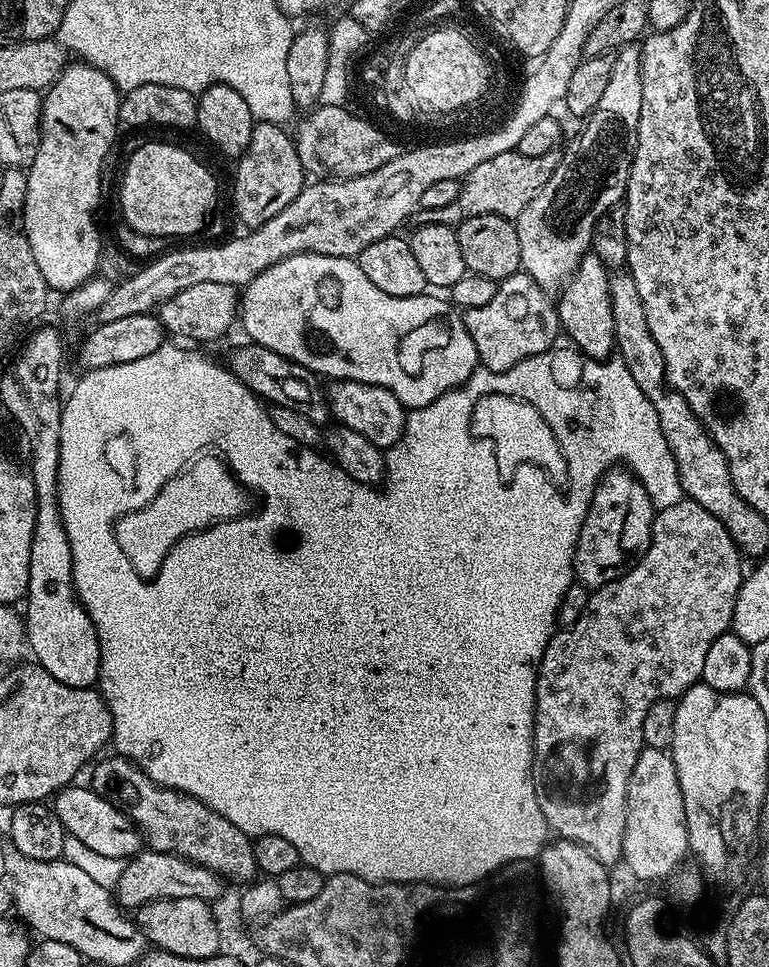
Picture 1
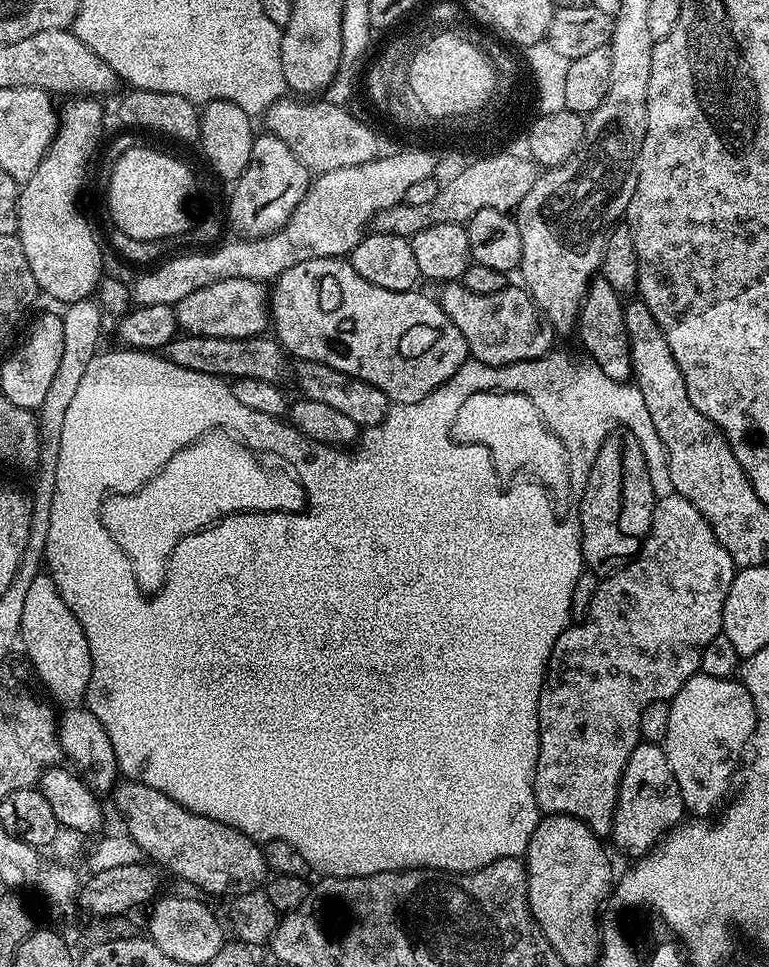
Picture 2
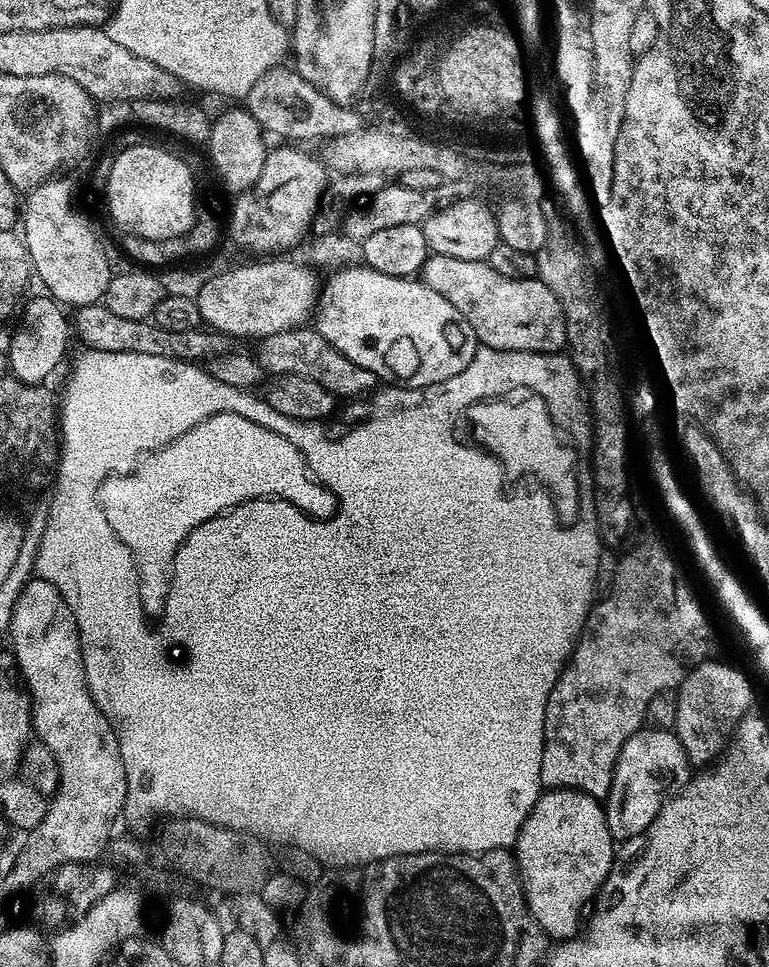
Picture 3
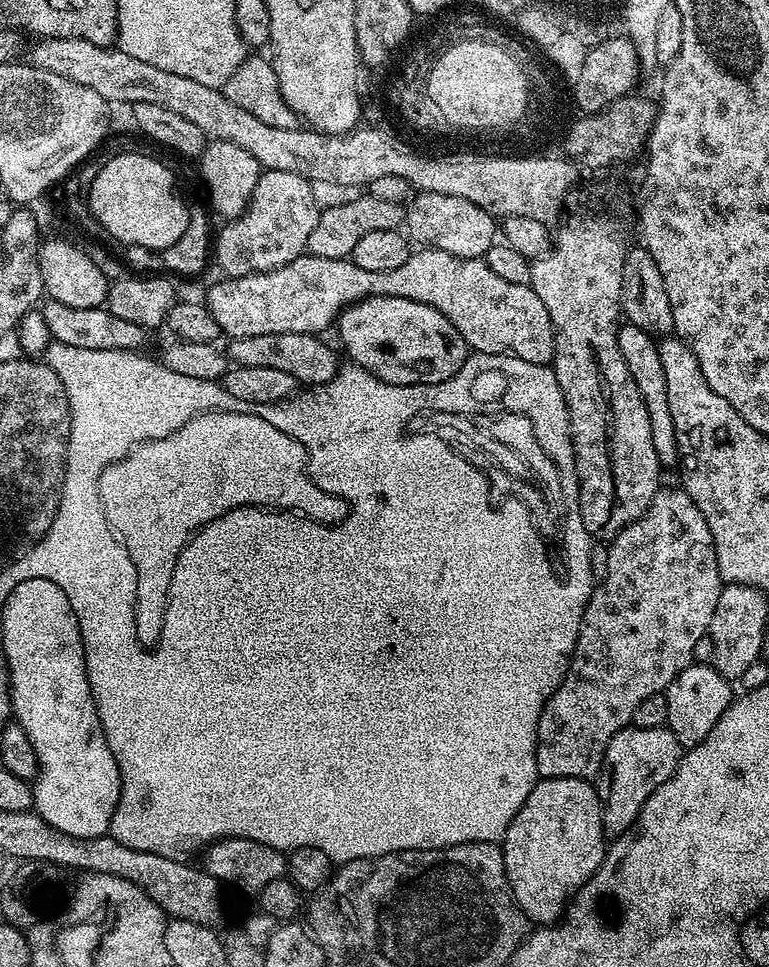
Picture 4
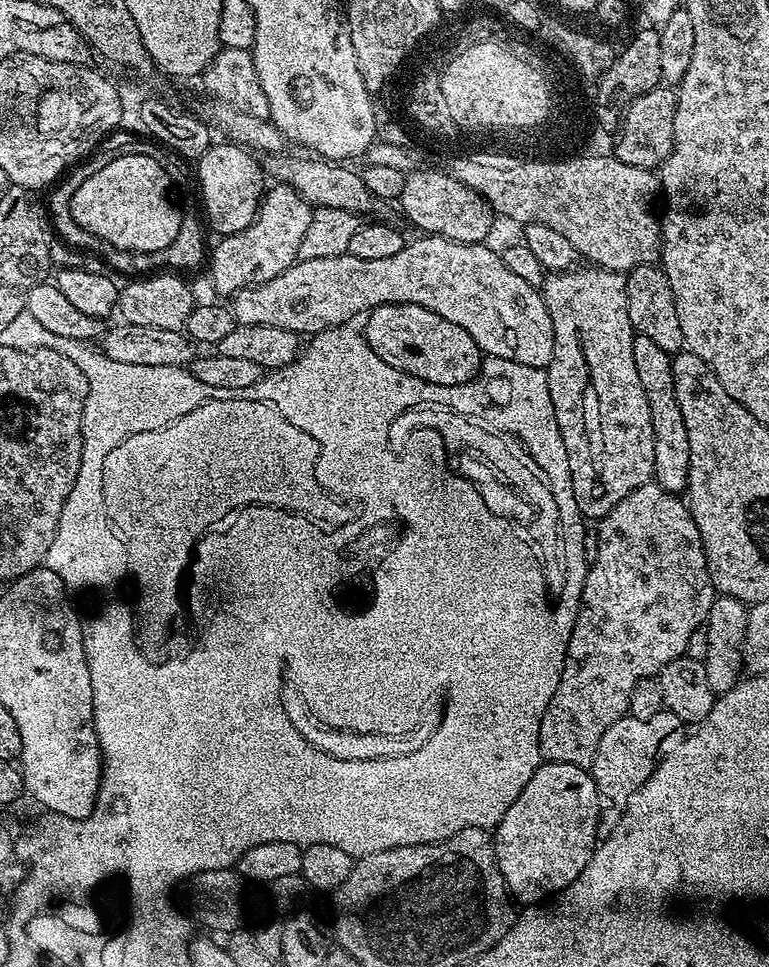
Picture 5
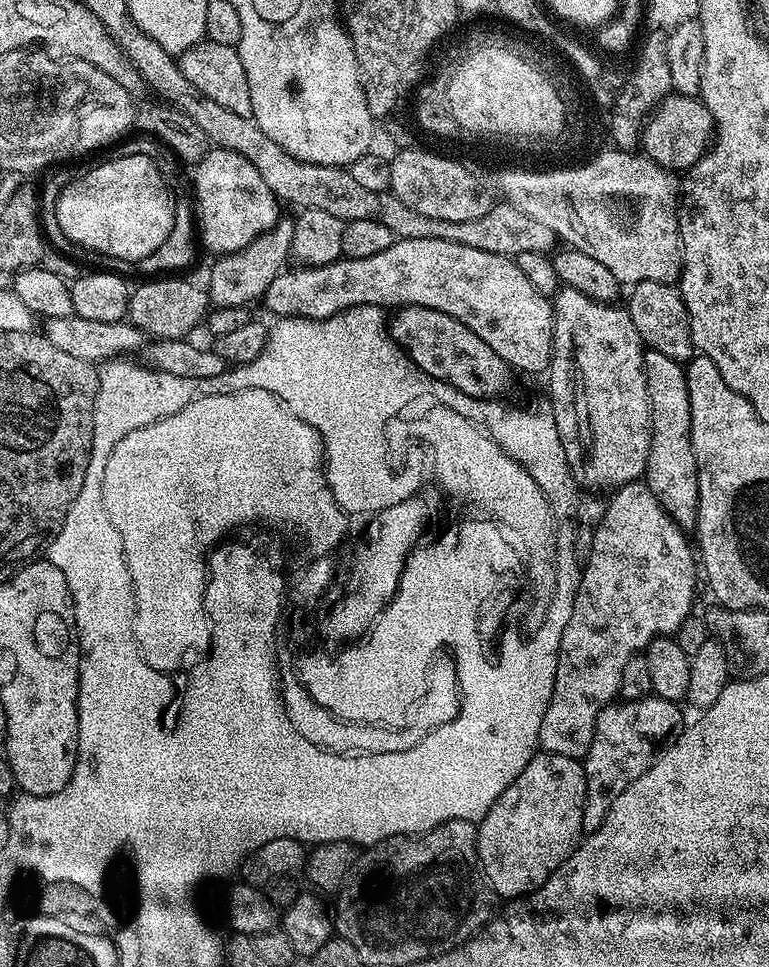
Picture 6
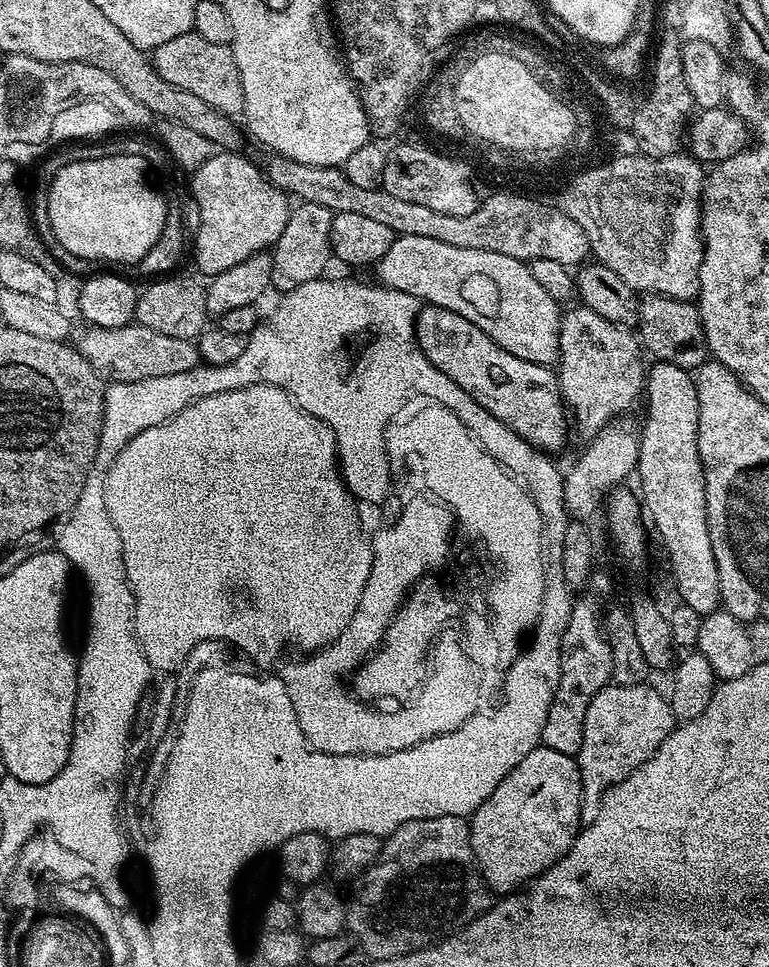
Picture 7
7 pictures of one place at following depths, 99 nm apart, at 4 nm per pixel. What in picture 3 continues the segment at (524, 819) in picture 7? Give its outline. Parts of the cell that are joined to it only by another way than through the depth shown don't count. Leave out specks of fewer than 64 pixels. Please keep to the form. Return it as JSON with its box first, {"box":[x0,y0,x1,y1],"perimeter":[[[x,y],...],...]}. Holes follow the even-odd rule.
{"box":[514,788,614,942],"perimeter":[[[576,788],[541,791],[540,797],[534,802],[530,814],[522,822],[516,835],[514,859],[516,874],[520,877],[520,891],[524,893],[524,902],[528,905],[528,915],[534,918],[544,935],[556,942],[577,935],[576,911],[587,900],[589,903],[595,897],[602,882],[612,870],[614,841],[606,826],[603,803]]]}

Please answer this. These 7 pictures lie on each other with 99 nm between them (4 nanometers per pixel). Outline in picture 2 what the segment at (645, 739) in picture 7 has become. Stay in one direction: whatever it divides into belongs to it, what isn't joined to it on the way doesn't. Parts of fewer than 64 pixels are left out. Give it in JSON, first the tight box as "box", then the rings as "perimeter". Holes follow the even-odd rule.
{"box":[610,742,685,858],"perimeter":[[[647,742],[637,744],[620,779],[610,840],[622,851],[629,852],[632,858],[639,858],[645,855],[665,832],[675,828],[685,814],[684,799],[678,790],[678,782],[670,770],[670,762],[663,747]]]}

